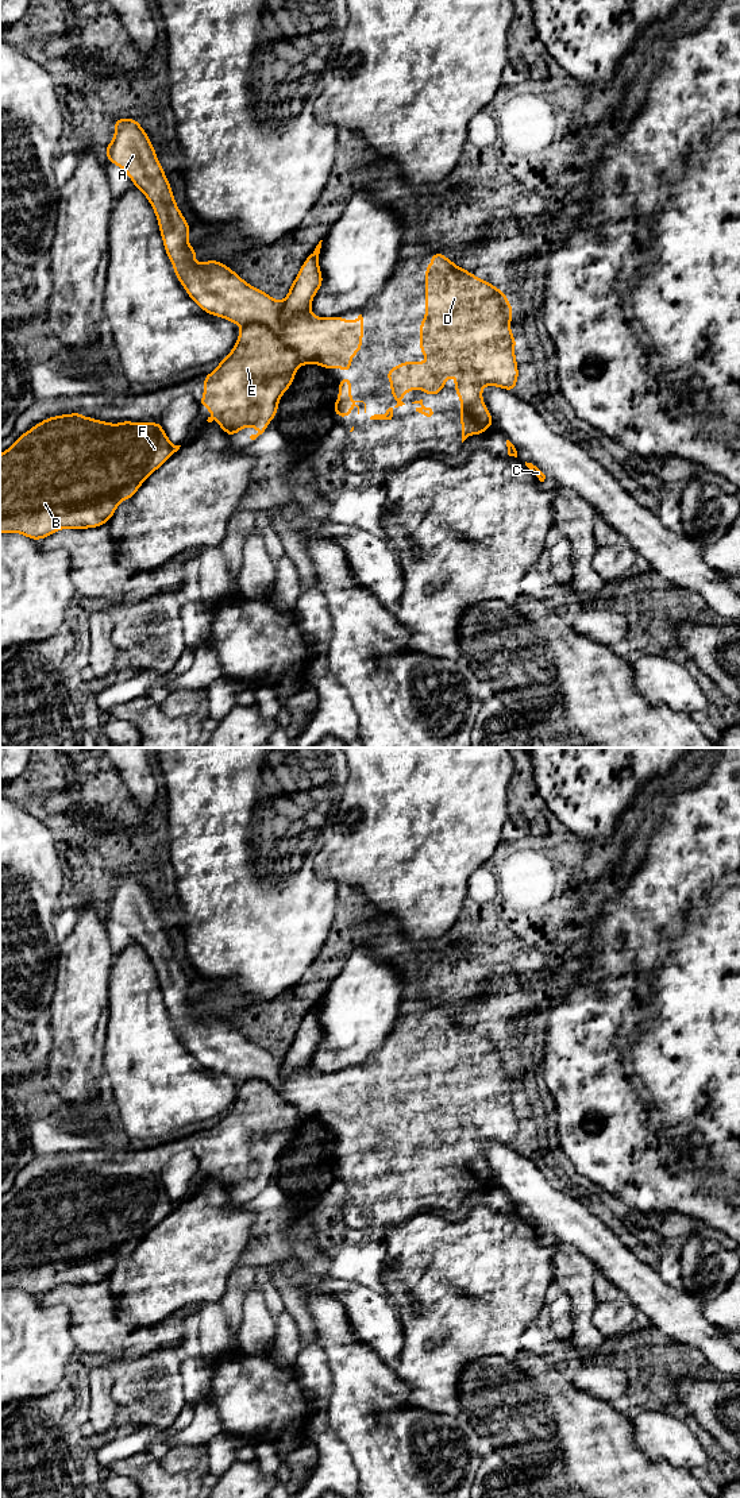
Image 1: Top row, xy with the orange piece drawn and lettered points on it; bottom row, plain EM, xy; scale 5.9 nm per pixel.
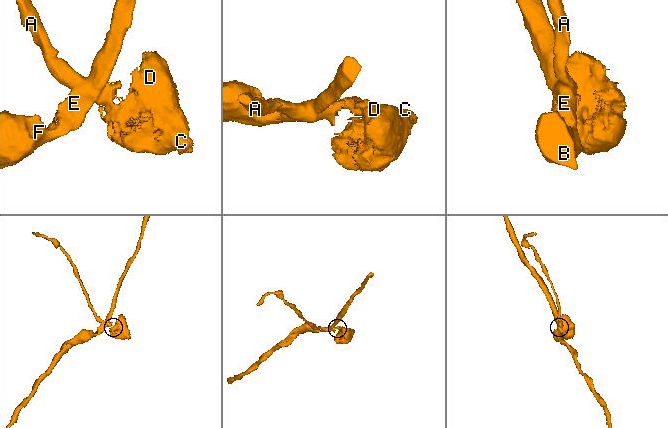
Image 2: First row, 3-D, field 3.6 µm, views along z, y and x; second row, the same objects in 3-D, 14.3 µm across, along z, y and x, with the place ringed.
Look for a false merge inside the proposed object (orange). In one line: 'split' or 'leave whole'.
split

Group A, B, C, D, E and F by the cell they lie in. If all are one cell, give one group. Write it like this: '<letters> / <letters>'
A C D / B E F

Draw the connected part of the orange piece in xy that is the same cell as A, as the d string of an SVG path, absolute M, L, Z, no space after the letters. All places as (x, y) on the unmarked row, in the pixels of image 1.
M119 873L113 880L115 892L105 904L105 912L128 930L132 939L143 947L151 960L158 976L165 1007L188 1051L208 1070L230 1076L242 1082L251 1078L269 1082L289 1104L297 1108L301 1121L316 1119L325 1126L343 1124L352 1127L351 1115L358 1108L362 1108L362 1070L356 1076L350 1077L343 1076L340 1072L321 1074L315 1070L284 1077L281 1074L282 1057L274 1055L261 1045L253 1043L236 1027L230 1026L227 1020L216 1015L196 1019L193 1014L197 1009L197 1004L188 1000L189 978L184 974L174 957L169 935L163 928L146 887L135 875Z

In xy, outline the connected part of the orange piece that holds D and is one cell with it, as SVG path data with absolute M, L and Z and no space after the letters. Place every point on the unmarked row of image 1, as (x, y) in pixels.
M432 1008L431 1020L425 1023L425 1074L420 1077L420 1107L431 1117L404 1117L388 1126L386 1135L392 1138L390 1148L397 1157L394 1163L405 1161L401 1154L408 1146L425 1146L425 1151L438 1151L446 1140L446 1135L455 1131L455 1150L460 1153L462 1198L470 1190L483 1190L494 1177L482 1155L482 1143L497 1142L514 1147L519 1134L514 1101L517 1096L510 1088L512 1061L505 1047L479 1035L470 1027L456 1022L442 1008Z

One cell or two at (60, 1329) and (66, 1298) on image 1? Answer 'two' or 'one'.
two

